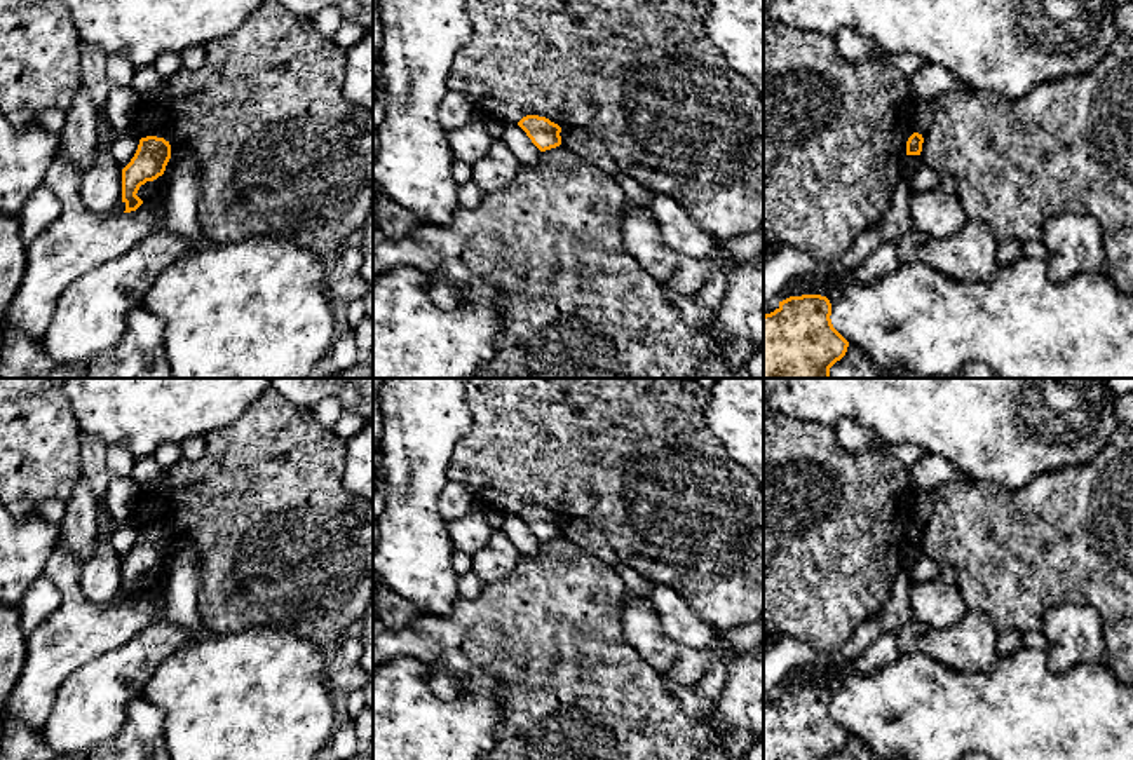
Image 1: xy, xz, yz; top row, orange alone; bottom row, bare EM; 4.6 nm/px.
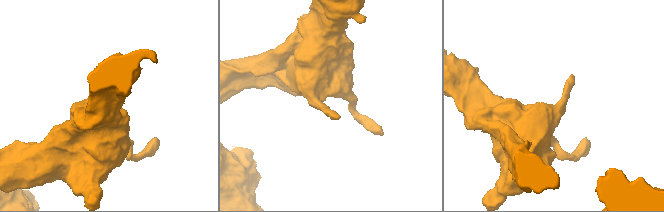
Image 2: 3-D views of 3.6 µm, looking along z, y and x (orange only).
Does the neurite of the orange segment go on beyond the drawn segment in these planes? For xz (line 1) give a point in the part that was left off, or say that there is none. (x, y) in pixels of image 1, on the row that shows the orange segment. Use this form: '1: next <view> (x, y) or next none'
1: next none

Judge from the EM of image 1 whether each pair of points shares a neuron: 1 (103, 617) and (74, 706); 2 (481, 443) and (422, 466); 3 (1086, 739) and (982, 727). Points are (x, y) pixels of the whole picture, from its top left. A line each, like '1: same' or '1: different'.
1: different
2: different
3: same

